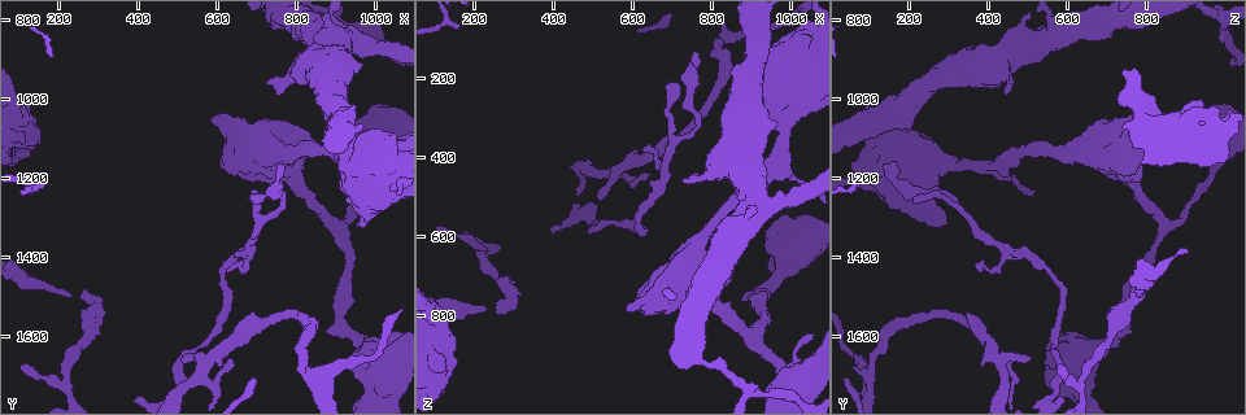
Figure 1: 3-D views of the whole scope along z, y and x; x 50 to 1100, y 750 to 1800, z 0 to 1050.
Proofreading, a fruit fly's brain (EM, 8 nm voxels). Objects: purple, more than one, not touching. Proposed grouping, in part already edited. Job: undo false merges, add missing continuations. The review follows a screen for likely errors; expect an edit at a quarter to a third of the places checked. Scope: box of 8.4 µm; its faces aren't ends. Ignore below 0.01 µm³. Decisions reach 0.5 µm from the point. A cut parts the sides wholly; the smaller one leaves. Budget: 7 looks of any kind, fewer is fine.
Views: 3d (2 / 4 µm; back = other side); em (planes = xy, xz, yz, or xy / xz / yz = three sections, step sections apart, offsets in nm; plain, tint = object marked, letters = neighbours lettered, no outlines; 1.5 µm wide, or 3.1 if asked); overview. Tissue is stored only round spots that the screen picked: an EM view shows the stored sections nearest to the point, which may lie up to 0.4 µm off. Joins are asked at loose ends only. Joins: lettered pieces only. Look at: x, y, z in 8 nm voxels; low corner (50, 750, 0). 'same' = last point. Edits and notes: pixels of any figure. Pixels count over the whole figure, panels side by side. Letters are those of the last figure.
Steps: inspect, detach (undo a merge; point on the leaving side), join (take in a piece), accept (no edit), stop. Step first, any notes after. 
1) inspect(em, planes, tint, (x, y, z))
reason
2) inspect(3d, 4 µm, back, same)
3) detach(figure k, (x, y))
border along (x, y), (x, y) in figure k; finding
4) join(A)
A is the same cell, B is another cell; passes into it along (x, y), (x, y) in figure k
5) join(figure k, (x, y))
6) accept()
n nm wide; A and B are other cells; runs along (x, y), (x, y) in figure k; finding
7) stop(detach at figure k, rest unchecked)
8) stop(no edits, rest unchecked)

inspect(em, planes, letters, (730, 955, 455))
free end

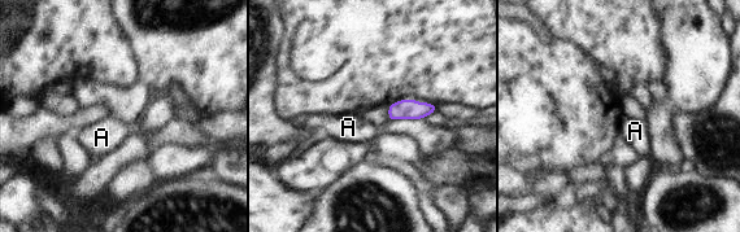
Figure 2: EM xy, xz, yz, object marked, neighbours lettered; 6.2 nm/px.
accept()
A is another cell; border along (423, 118), (388, 121) in figure 2; no lettered piece goes on from it

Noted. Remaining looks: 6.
inspect(em, planes, letters, (890, 1320, 845))
three-way junction

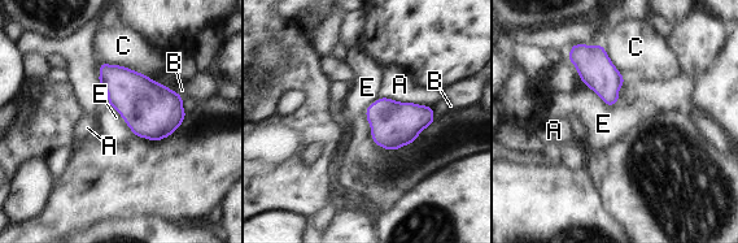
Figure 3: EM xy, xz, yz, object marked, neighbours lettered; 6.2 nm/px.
accept()
150 nm wide; A, B, C and E are other cells; border along (383, 96), (366, 108), (370, 135) in figure 3; continuous, no second neuron

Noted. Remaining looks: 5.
inspect(em, yz, step 8, letters, (705, 1215, 785))
free end

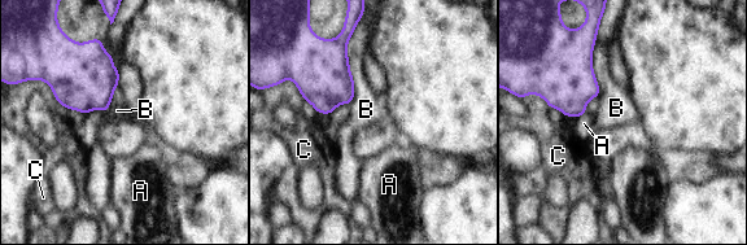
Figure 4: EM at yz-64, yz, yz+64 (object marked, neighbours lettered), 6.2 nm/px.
accept()
A, B and C are other cells; border along (353, 35), (350, 105) in figure 4; no lettered piece goes on from it

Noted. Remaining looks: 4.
stop(no edits, rest unchecked)

